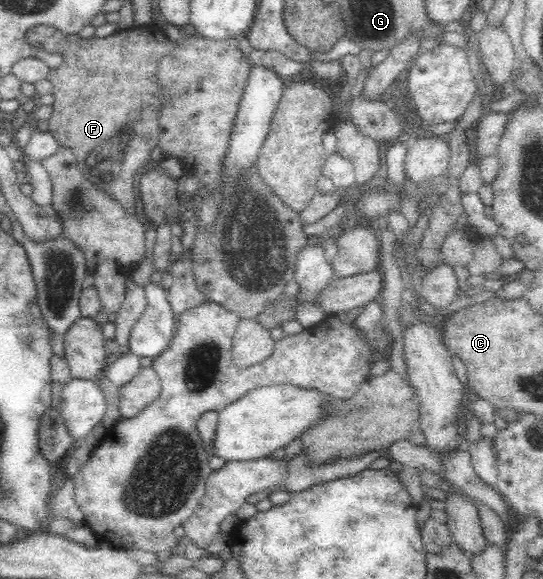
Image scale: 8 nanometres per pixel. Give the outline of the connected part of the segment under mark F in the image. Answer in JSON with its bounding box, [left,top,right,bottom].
[27,24,174,213]

